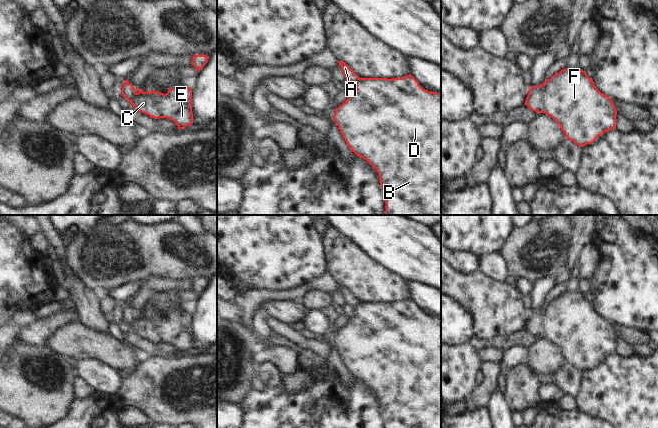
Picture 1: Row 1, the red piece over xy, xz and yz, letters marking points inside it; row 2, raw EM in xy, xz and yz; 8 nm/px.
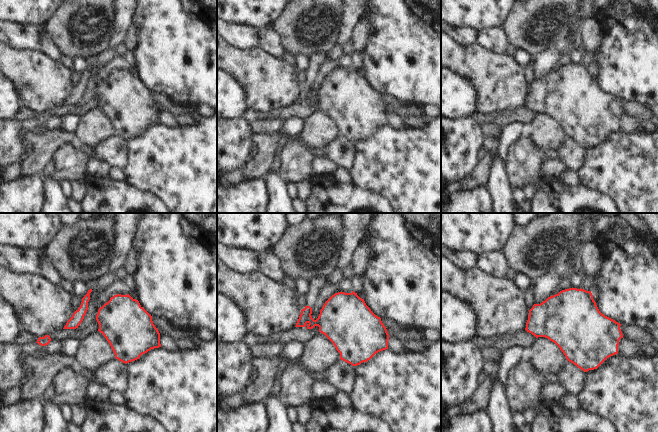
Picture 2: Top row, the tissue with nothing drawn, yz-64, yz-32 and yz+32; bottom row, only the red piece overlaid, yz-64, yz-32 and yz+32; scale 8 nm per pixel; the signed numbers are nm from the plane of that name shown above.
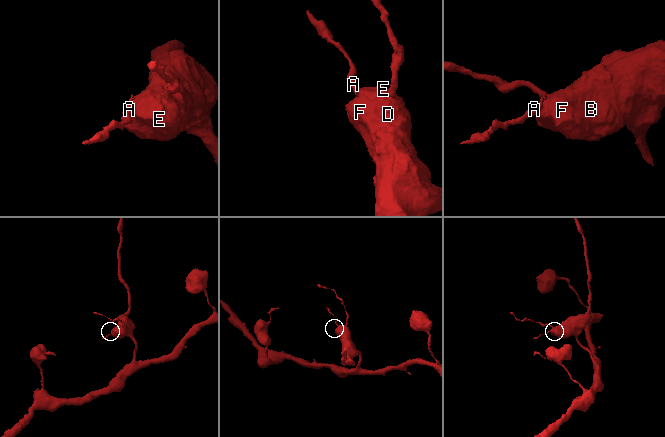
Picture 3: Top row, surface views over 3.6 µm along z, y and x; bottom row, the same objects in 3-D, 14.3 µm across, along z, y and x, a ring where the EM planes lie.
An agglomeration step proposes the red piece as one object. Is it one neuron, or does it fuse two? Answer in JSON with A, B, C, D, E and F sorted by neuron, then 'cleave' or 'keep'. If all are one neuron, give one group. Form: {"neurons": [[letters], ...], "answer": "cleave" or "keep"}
{"neurons": [["A"], ["B", "C", "D", "E", "F"]], "answer": "cleave"}

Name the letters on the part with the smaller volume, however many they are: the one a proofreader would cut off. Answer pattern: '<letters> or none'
A

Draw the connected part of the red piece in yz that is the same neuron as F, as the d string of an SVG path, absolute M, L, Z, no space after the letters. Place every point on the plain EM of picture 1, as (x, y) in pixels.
M566 292L552 300L545 308L532 310L527 330L546 337L560 350L565 360L580 371L593 367L599 360L616 353L617 334L611 322L601 317L592 302L580 292Z

